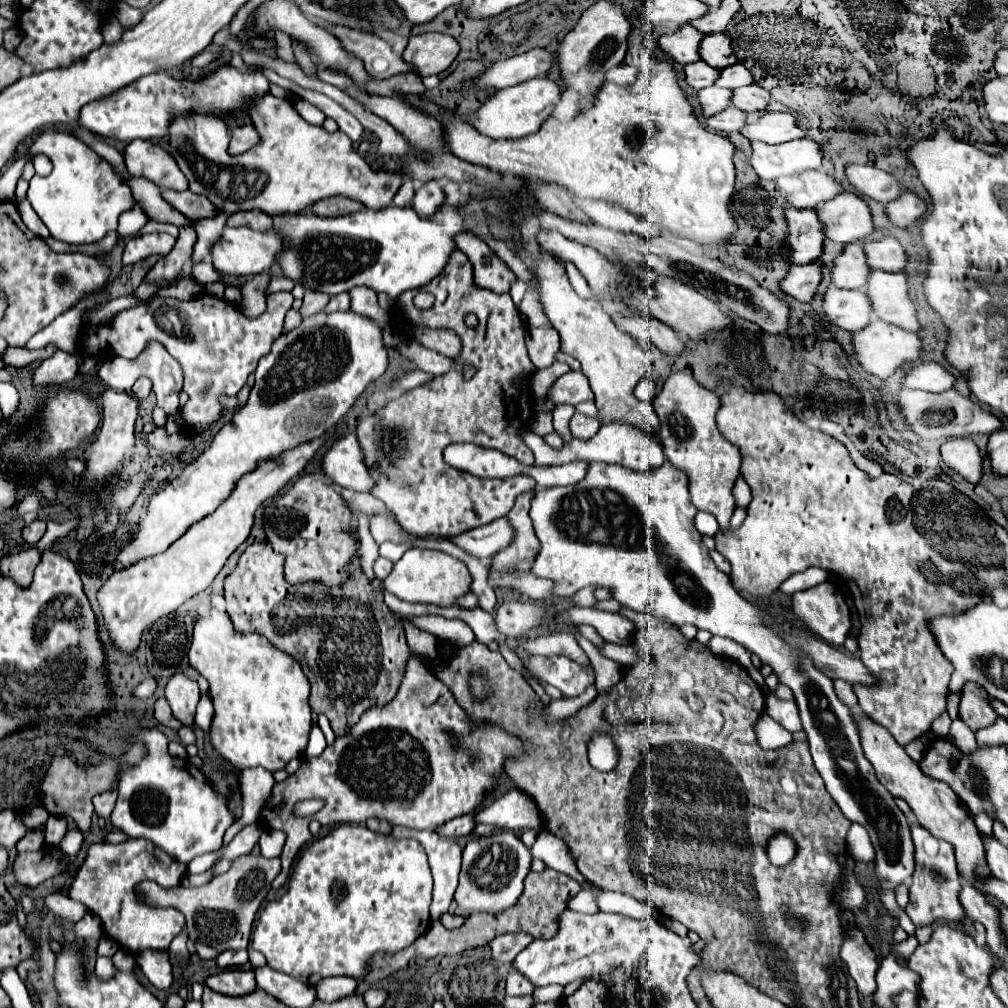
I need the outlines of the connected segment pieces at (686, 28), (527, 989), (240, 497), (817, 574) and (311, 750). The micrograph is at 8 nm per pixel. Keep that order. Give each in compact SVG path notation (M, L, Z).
M681 25L679 31L671 35L661 35L657 41L647 37L645 45L647 49L659 49L663 51L671 61L687 65L699 61L699 39L705 35L695 31L691 25Z
M513 969L507 977L507 989L505 993L511 997L523 997L523 995L531 995L535 987L531 987L531 983L527 983L527 979L523 979L523 975L517 975L517 971Z
M327 437L315 439L315 443L303 443L303 447L287 451L287 455L279 455L275 463L263 463L259 471L253 471L239 481L239 487L235 487L229 499L223 501L223 507L215 509L211 515L191 525L189 531L185 531L163 553L141 559L131 567L111 575L111 579L99 589L97 599L101 605L105 627L109 629L121 651L133 653L139 647L143 629L147 629L159 617L173 613L179 605L183 605L193 595L205 591L213 583L227 557L249 537L255 509L265 499L283 489L291 479L295 479L307 465L307 461L315 455L315 451L325 443L325 439Z
M809 567L807 571L803 573L795 573L791 575L791 579L787 579L783 585L781 585L781 593L785 595L793 595L797 591L805 591L805 589L811 589L819 583L825 583L825 581L835 581L835 577L829 573L829 571L823 571L821 567Z
M315 723L313 729L311 729L311 737L309 737L309 745L307 745L307 755L317 757L317 755L321 755L321 753L325 751L325 747L327 747L325 735L323 735L323 731L319 729L319 725Z

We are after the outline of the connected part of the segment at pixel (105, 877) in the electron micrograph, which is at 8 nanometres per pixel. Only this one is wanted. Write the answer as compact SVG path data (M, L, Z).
M127 839L125 843L95 843L87 847L87 857L77 869L67 897L83 903L93 915L103 921L105 933L131 953L143 949L165 951L173 937L183 929L183 913L173 907L149 907L143 903L139 883L155 881L161 887L177 887L187 873L187 865L175 861L149 839Z

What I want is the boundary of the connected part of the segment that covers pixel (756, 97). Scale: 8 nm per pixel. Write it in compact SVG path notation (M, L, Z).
M755 85L739 87L733 91L733 97L731 97L731 105L745 113L761 113L765 111L767 103L771 103L771 93Z

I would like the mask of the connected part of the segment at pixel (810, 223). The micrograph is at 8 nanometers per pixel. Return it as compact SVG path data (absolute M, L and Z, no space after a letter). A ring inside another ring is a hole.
M789 209L785 211L785 221L787 221L787 235L783 239L783 257L787 259L789 265L807 265L811 263L815 257L821 255L821 247L823 247L823 225L819 223L815 211L795 211Z

